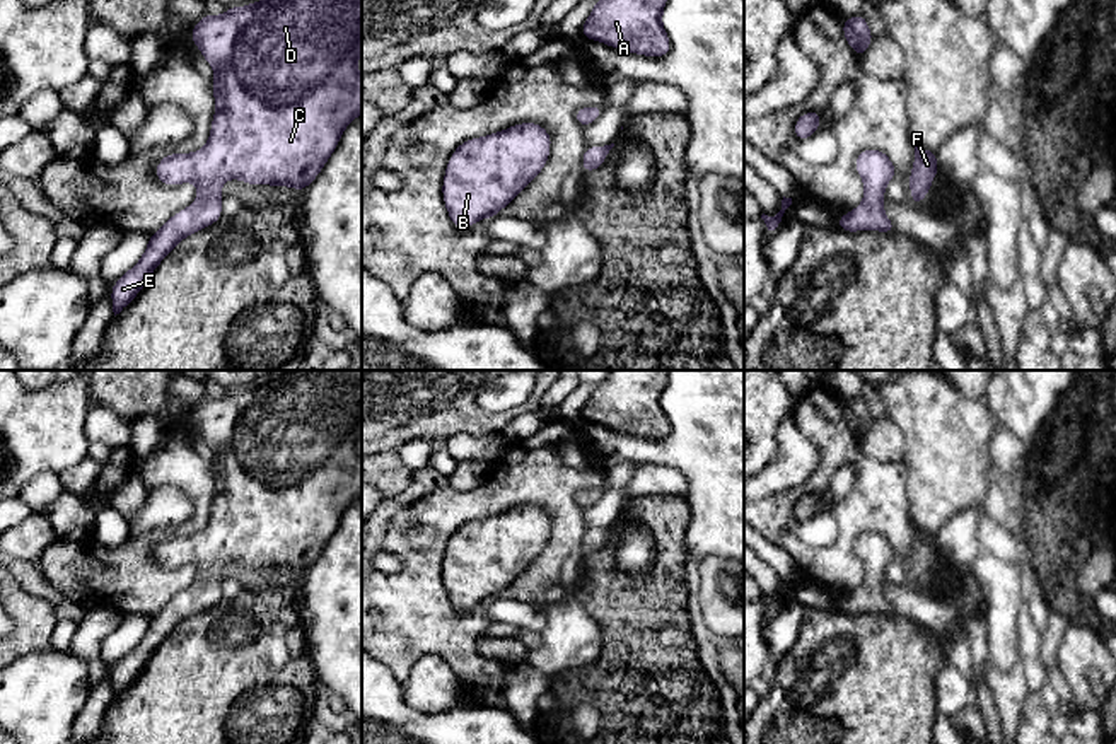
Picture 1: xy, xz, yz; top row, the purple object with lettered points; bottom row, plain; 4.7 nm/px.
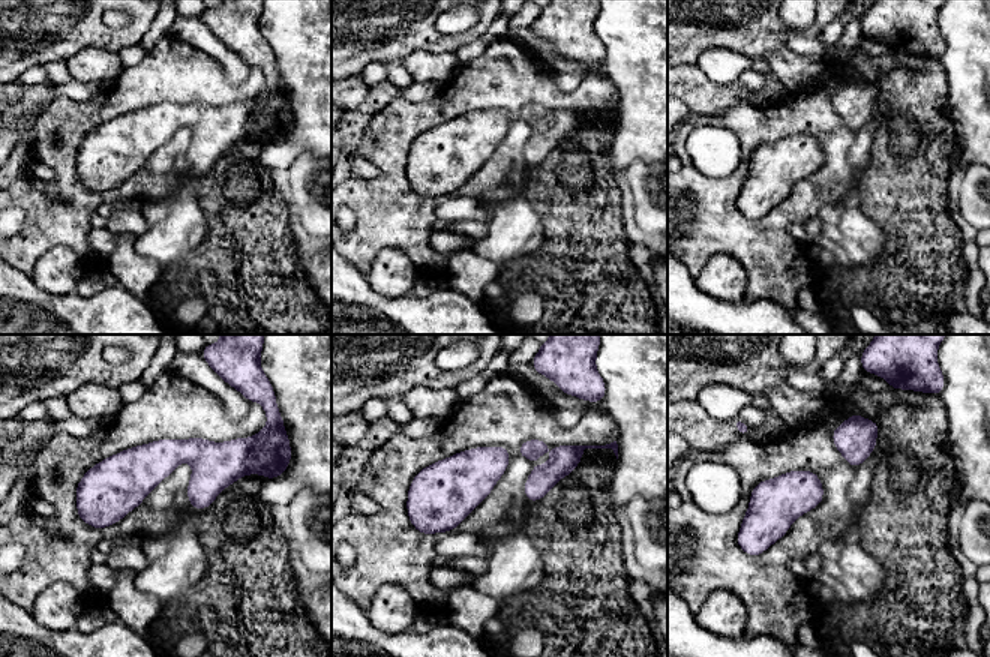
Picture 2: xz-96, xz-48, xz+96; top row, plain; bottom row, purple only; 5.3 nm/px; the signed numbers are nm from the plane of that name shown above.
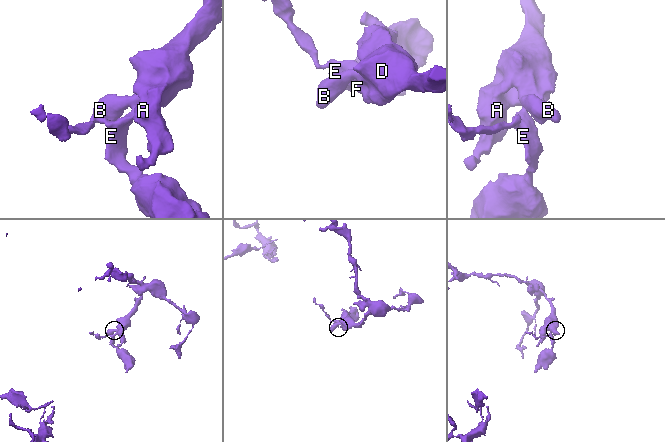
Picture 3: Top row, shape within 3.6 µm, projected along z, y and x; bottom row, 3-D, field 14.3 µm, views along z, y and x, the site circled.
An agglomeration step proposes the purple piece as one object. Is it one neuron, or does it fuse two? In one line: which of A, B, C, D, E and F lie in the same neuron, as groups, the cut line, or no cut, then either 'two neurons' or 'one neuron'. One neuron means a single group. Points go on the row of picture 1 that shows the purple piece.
A B C D E F; no cut; one neuron

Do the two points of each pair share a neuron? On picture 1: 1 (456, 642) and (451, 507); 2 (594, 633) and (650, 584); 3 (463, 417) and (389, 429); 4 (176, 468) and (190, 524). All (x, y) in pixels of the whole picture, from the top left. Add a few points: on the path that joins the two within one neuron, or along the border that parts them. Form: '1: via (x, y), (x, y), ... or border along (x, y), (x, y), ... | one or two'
1: via (430, 608), (430, 560), (437, 553), (441, 541) | one
2: border along (574, 598), (599, 627), (601, 640) | two
3: via (444, 424), (408, 424) | one
4: via (190, 482), (198, 490), (198, 511) | one

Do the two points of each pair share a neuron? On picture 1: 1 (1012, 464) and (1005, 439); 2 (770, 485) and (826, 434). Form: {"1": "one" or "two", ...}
{"1": "one", "2": "two"}

